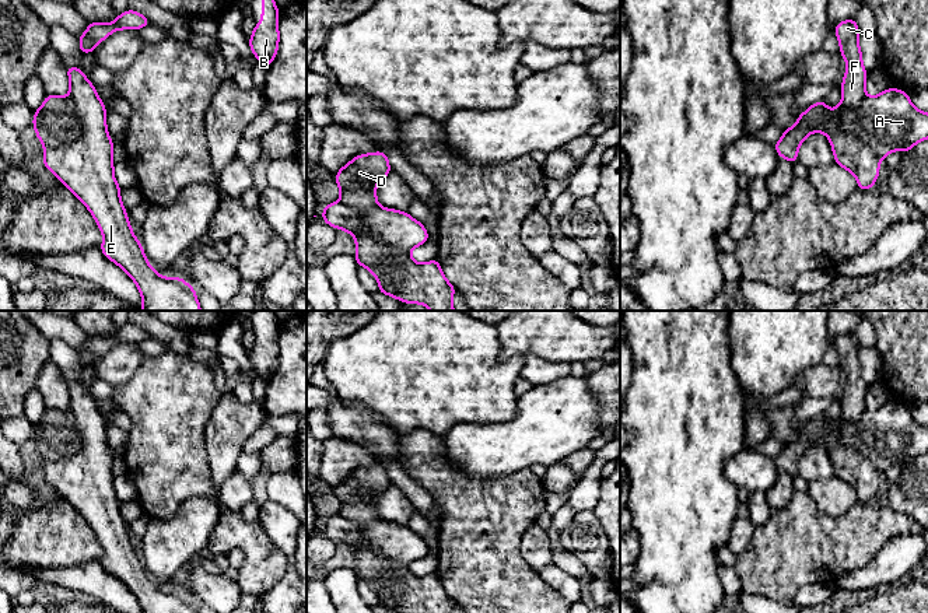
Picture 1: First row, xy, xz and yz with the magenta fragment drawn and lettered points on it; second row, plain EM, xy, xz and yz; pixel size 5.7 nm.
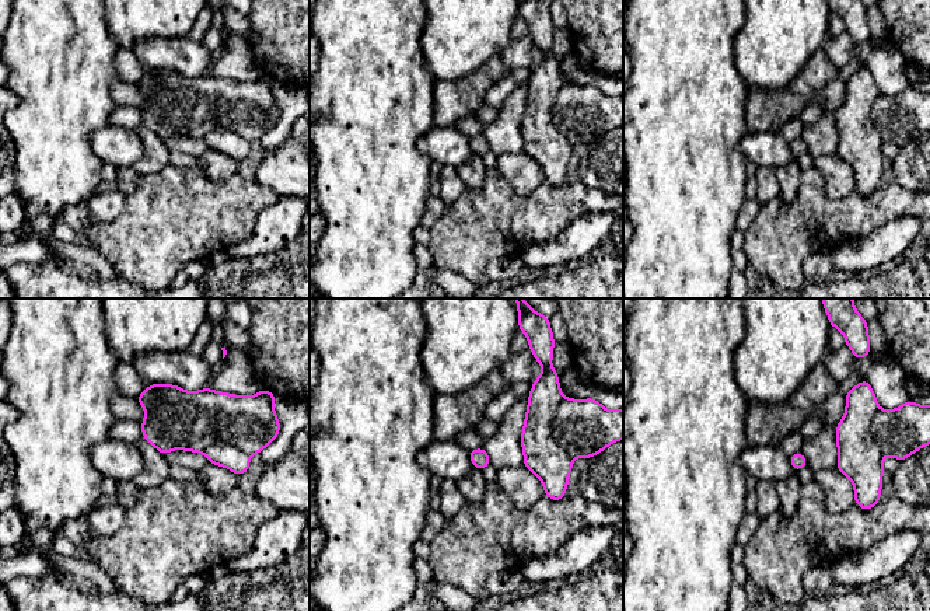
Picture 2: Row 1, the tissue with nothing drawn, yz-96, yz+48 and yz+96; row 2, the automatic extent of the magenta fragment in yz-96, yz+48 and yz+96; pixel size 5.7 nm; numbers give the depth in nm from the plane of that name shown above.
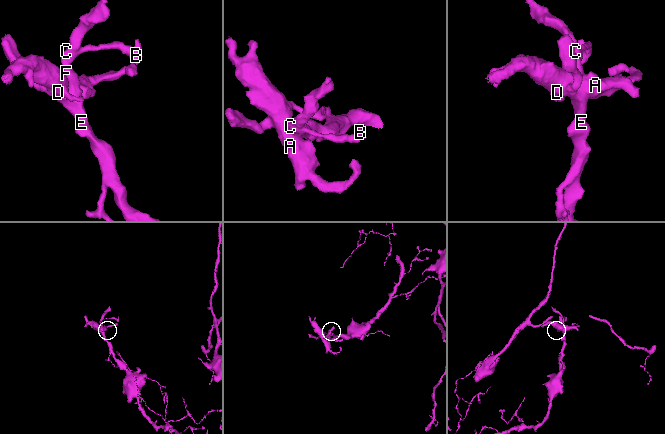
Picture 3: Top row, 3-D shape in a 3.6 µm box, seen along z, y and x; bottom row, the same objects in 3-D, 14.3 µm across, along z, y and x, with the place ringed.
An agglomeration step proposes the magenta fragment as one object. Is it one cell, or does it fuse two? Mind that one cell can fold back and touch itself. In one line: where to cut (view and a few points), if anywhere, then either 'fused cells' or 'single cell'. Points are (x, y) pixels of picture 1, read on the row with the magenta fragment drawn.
xy (67, 97), (73, 102), (81, 132), (69, 143), (45, 147) | fused cells

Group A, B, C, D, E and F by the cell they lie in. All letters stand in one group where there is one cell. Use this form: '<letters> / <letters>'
A D / B C E F

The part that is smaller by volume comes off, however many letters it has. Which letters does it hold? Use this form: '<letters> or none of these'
A, D

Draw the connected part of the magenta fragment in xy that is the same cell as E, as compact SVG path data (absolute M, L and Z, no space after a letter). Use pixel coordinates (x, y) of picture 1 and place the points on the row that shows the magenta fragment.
M66 66L66 71L70 80L69 98L74 102L83 132L70 144L55 148L45 147L43 165L90 210L104 235L99 249L105 258L122 267L136 283L143 298L141 311L202 311L196 290L182 277L162 277L150 266L120 202L120 188L113 176L112 151L115 146L106 132L105 105L80 67Z

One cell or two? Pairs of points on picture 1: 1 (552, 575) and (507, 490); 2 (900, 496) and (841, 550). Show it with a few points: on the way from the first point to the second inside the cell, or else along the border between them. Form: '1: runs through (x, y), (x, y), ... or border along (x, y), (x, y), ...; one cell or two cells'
1: border along (536, 571), (560, 595); two cells
2: border along (886, 505), (913, 519); two cells

